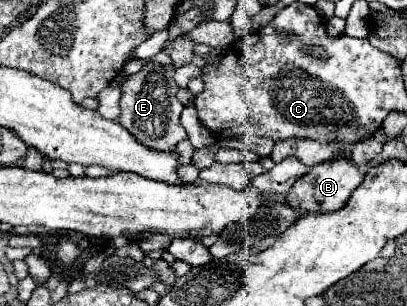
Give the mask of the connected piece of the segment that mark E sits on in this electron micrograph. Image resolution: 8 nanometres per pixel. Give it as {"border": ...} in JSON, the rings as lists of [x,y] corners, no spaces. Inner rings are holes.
{"border":[[[149,62],[141,72],[129,76],[121,88],[119,124],[127,128],[135,136],[135,140],[139,140],[139,144],[157,152],[171,152],[177,142],[187,138],[179,122],[183,104],[179,104],[175,96],[179,86],[175,84],[173,74],[175,70],[171,66],[159,66],[155,62]]]}

